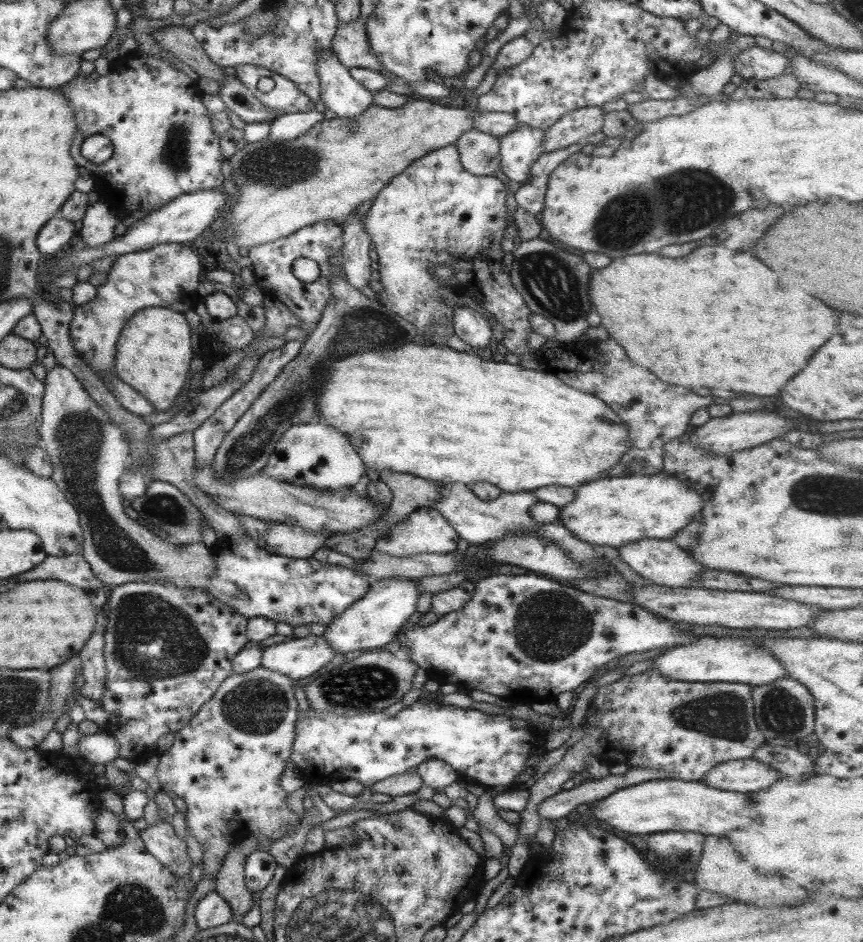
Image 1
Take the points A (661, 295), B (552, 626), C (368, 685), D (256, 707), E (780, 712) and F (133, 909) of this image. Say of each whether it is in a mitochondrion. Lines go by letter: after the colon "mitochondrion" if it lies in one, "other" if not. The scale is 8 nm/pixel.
A: other
B: mitochondrion
C: mitochondrion
D: mitochondrion
E: mitochondrion
F: mitochondrion

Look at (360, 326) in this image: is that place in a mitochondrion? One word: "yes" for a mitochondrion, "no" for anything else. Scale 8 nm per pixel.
yes

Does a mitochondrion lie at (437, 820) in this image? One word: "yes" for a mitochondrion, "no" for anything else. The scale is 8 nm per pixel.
no

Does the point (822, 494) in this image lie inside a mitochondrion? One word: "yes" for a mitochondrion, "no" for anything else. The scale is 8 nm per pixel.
yes

